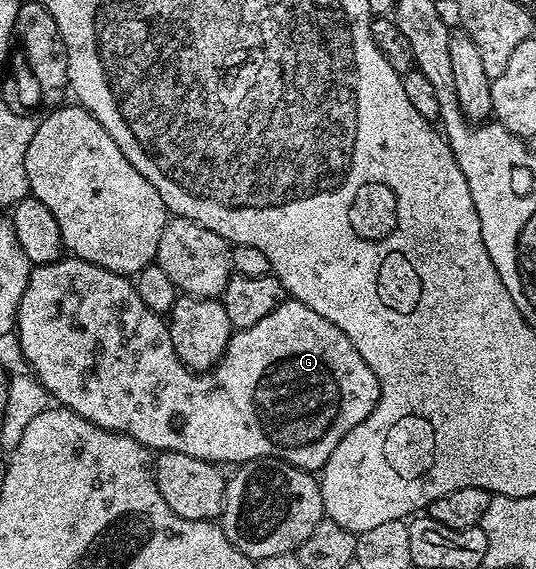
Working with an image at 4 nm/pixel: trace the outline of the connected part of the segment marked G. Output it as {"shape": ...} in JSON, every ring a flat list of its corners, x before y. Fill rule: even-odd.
{"shape":[[73,255,63,256,57,261,47,265,35,265,31,268,28,287,24,287,24,295,20,299,18,308,18,319,16,322,16,334,19,346,23,349,24,359,30,364,30,372,43,385,51,398,59,406,76,411,84,419,96,423,96,427,106,429,109,433,123,433,151,451,176,451,184,455,192,455,201,461,261,461,273,459,275,461,287,461,298,469,307,471,321,471,328,463,332,451,336,451,336,443,352,431,376,407,378,402,378,380,372,375,372,367,360,359,360,351,352,347,352,339,336,327,336,323,328,323,324,315,316,315,312,307,304,307,304,303,293,299,282,302,272,315,264,315,260,323,252,323,252,327,237,330,231,336,228,347,217,365,209,371,195,371,186,366,176,355,176,351,170,342,170,326,164,320,163,314,154,313,140,300,133,280,125,273,108,271,104,267,96,267,96,263,88,263,84,259]]}

